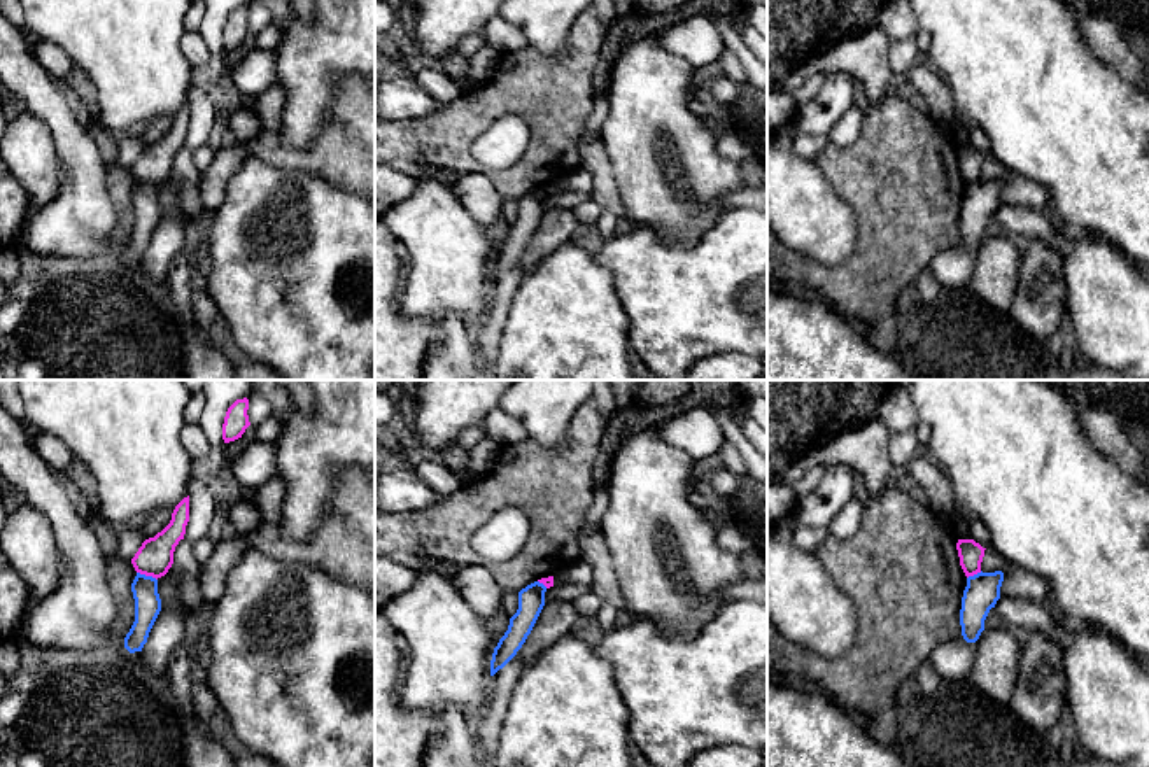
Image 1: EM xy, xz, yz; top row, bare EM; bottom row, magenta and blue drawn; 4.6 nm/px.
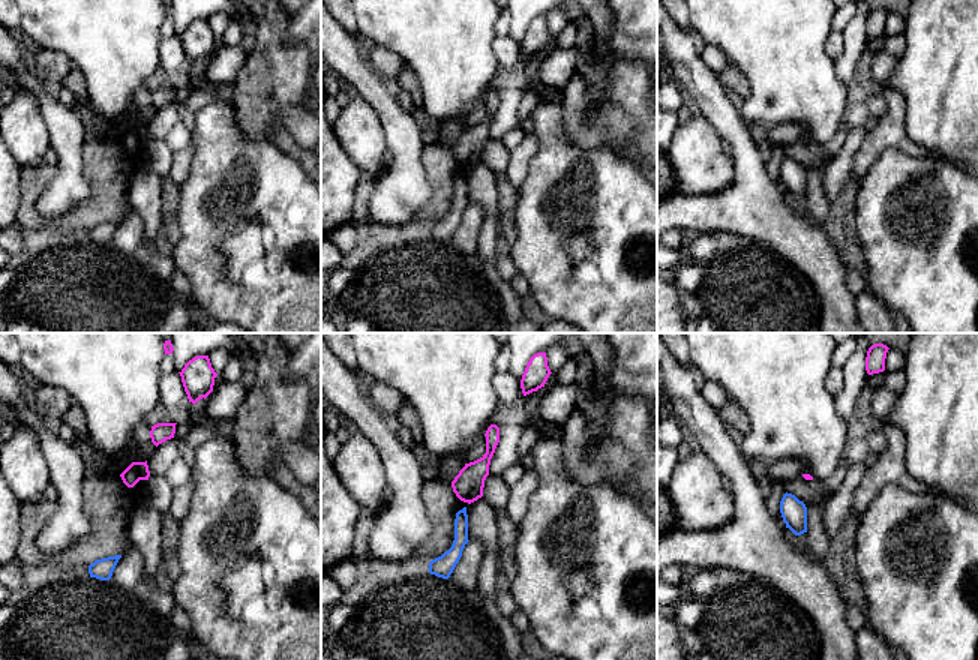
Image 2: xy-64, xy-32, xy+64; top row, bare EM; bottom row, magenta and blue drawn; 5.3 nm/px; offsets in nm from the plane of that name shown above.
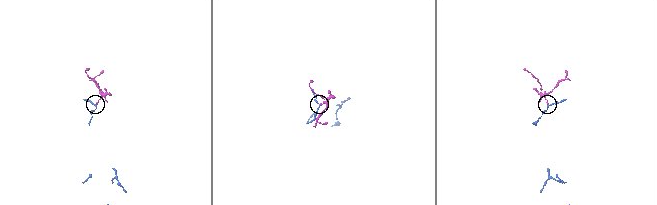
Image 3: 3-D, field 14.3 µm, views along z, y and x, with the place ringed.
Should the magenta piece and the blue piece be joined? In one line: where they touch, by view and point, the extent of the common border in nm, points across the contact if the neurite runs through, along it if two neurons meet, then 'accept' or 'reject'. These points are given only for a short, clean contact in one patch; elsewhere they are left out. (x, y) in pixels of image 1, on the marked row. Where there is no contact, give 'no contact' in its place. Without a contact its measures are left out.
contact xy (148, 575); length 100 nm; border xy (137, 571), (156, 580); reject

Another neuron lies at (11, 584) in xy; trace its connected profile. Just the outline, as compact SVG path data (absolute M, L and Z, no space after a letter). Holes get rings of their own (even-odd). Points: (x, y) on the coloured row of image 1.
M0 553L0 643L4 643L23 618L28 588L19 574Z

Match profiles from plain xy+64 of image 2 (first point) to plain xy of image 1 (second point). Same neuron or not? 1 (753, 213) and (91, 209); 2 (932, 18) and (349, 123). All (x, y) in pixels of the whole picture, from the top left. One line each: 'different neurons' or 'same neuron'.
1: same neuron
2: different neurons

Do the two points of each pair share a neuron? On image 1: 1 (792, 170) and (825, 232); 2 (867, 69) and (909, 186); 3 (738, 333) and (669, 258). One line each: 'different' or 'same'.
1: same
2: different
3: same

